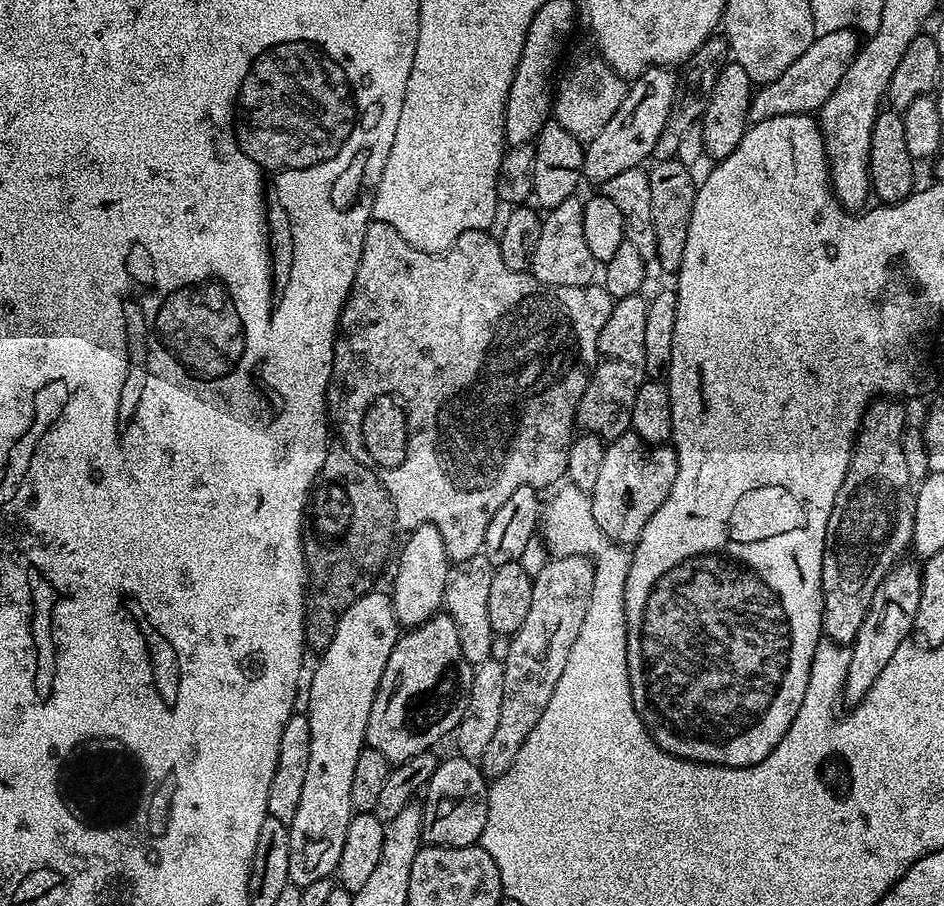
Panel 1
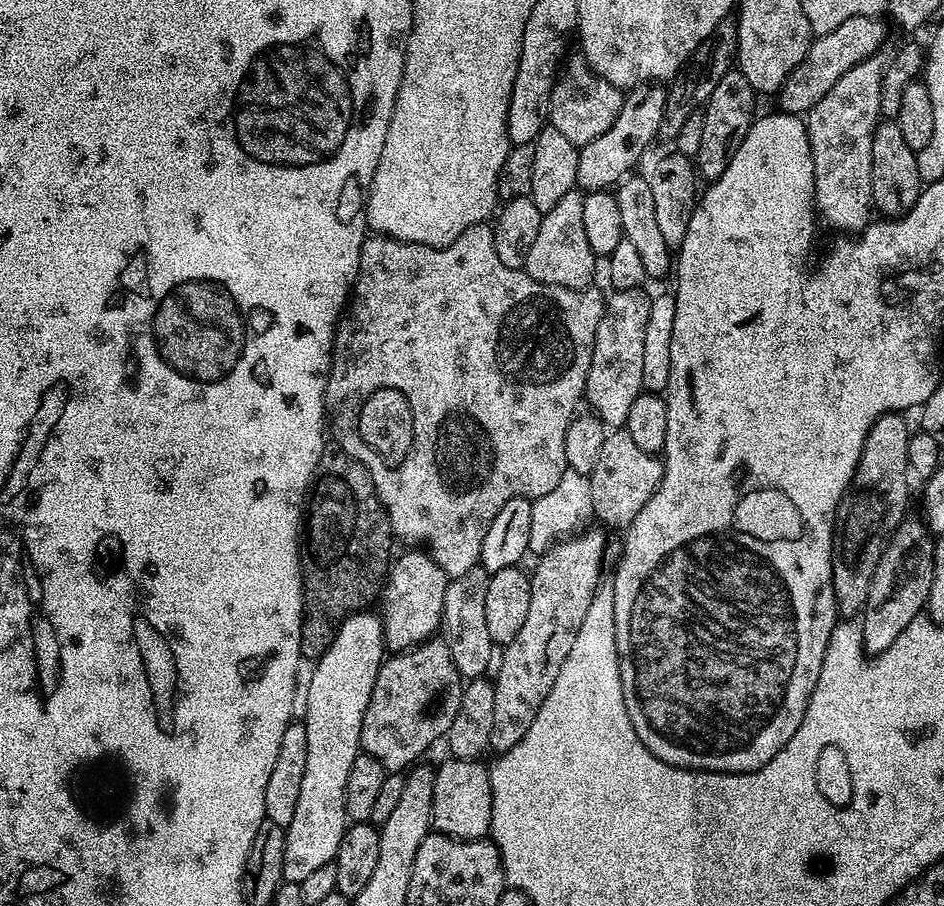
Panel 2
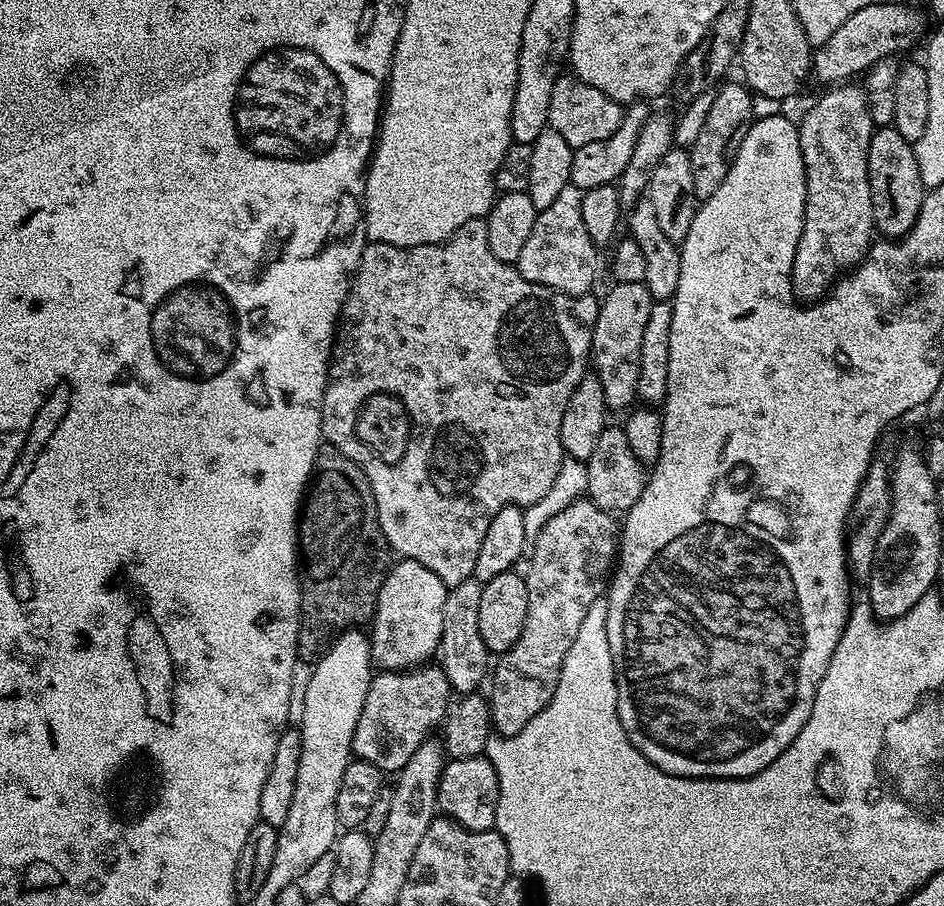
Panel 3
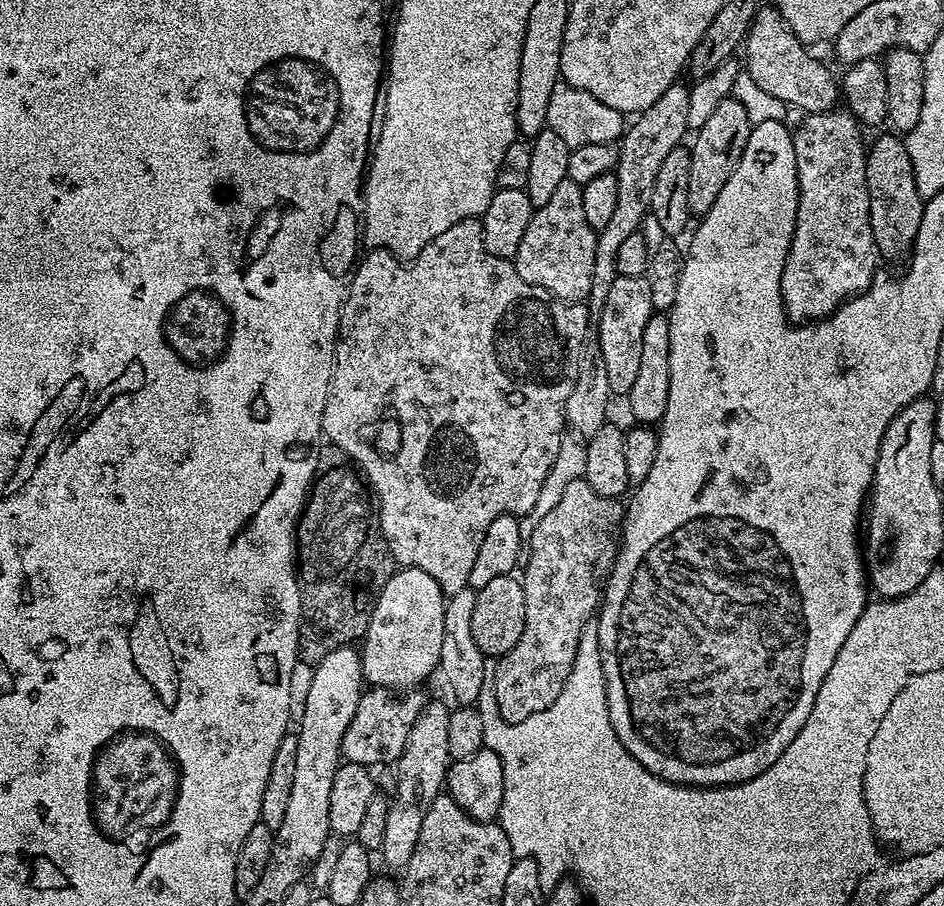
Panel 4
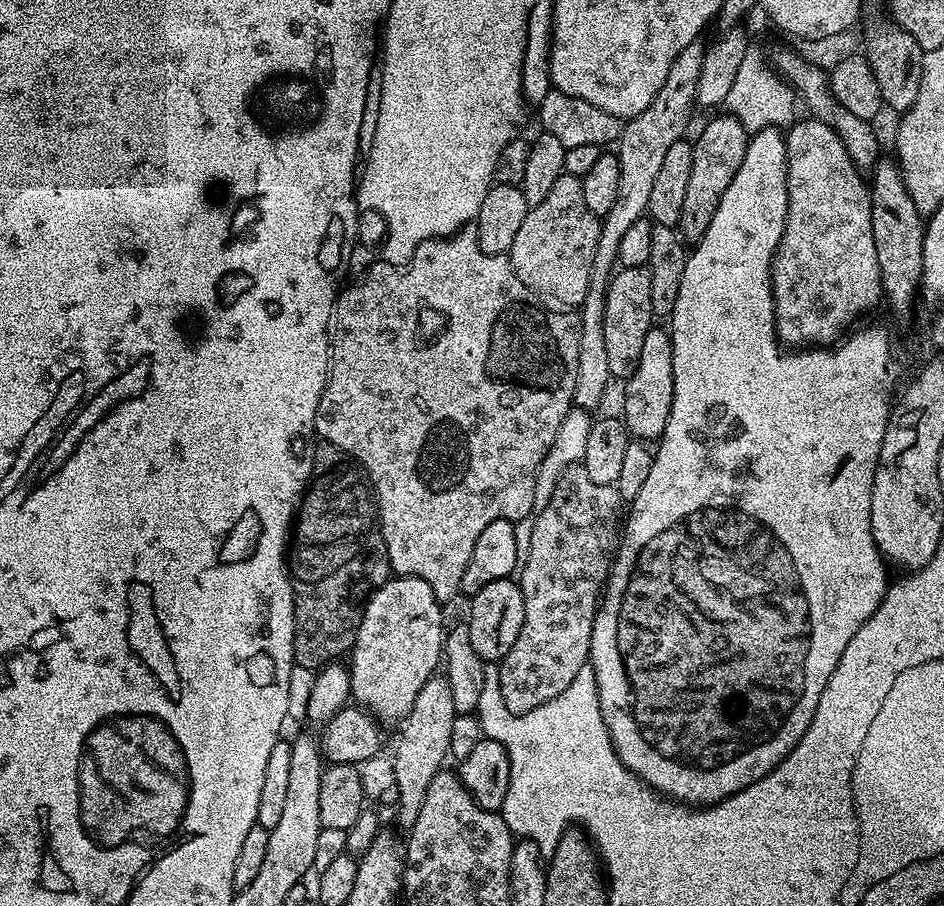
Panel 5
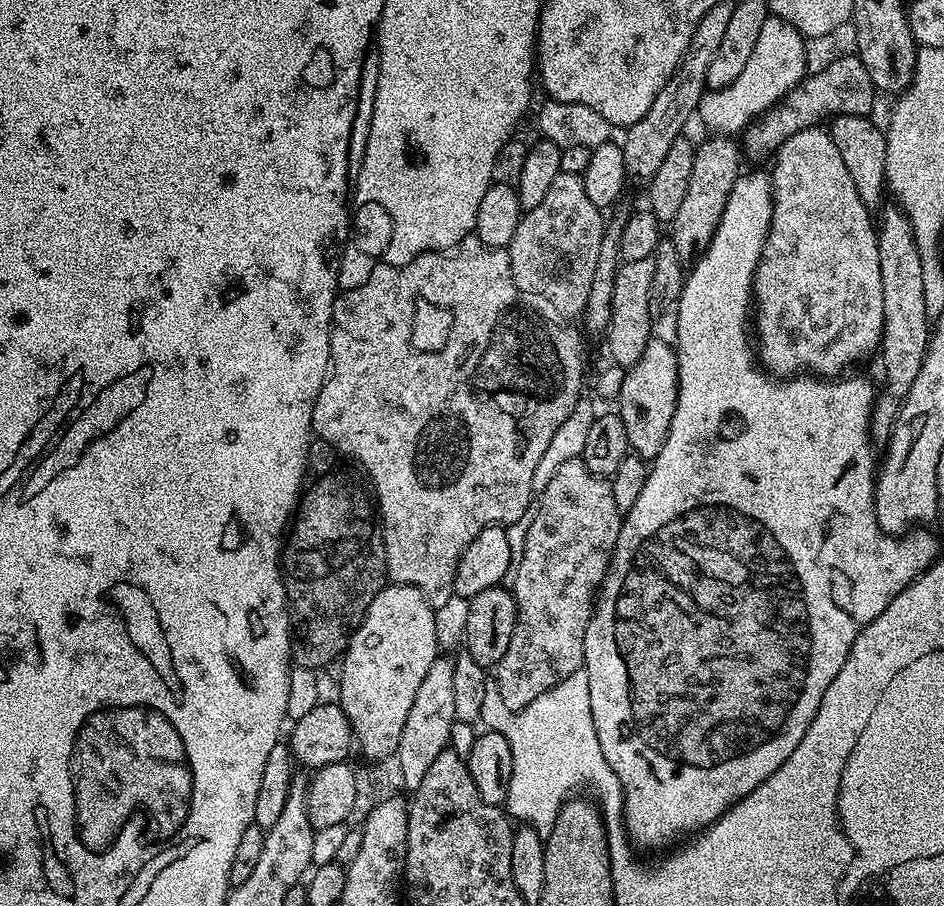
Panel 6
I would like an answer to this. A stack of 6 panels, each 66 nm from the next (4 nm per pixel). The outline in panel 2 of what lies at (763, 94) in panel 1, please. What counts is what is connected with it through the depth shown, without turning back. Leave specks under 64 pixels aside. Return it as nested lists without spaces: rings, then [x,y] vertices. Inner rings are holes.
[[[859,16],[849,18],[847,22],[842,22],[842,26],[830,30],[830,34],[815,37],[812,45],[808,48],[806,58],[794,66],[794,70],[786,78],[786,82],[778,93],[779,111],[789,114],[806,114],[815,104],[822,102],[822,97],[846,70],[854,70],[858,62],[862,62],[867,56],[874,52],[881,51],[884,40],[883,19],[875,16]]]

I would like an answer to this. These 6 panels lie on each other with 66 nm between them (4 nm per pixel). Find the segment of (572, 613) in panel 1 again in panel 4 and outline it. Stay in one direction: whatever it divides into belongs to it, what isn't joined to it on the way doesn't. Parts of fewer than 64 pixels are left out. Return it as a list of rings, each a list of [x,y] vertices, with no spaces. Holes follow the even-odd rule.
[[[581,478],[566,486],[554,510],[550,510],[550,514],[534,526],[532,537],[526,542],[526,563],[522,575],[526,594],[526,626],[522,630],[522,638],[514,642],[514,650],[499,657],[494,665],[494,694],[506,723],[523,722],[525,718],[530,718],[530,714],[546,710],[546,706],[562,694],[562,686],[574,666],[574,654],[578,654],[578,638],[582,638],[582,630],[597,615],[602,603],[602,585],[616,563],[626,511],[625,505],[620,503],[619,499],[598,494],[594,486]]]

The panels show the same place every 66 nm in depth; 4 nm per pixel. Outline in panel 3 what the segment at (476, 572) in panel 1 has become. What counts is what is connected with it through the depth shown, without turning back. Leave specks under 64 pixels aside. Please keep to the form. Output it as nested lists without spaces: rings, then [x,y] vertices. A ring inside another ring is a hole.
[[[473,578],[448,589],[442,610],[442,638],[438,649],[438,666],[443,669],[453,693],[467,694],[477,691],[490,672],[490,653],[482,634],[478,634],[478,605],[482,602],[481,581]]]

